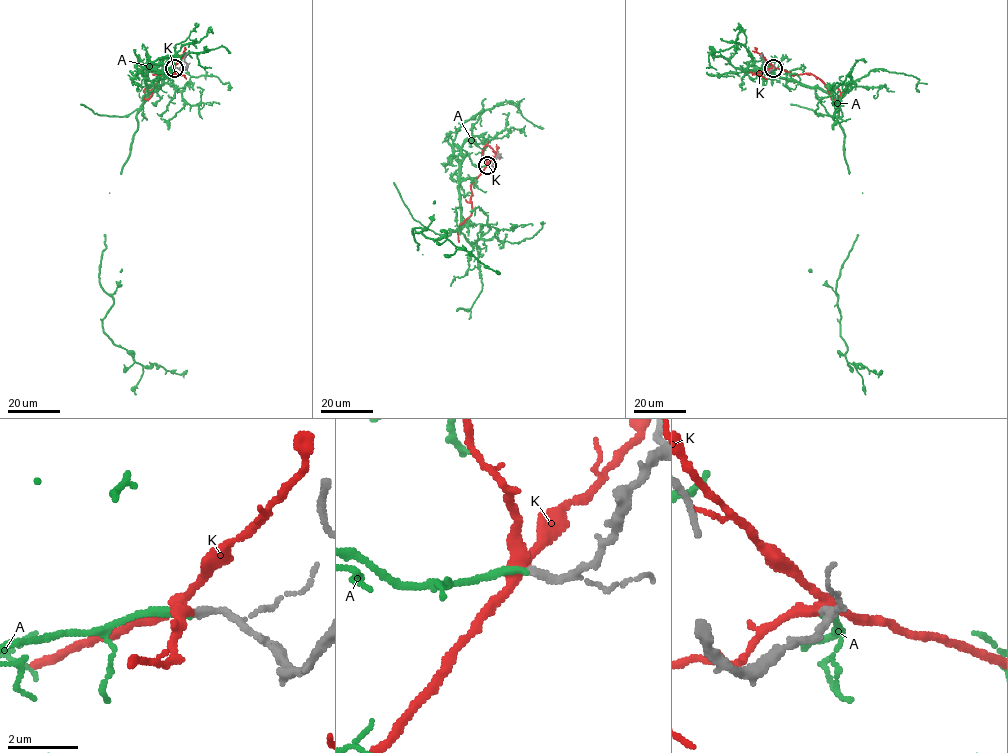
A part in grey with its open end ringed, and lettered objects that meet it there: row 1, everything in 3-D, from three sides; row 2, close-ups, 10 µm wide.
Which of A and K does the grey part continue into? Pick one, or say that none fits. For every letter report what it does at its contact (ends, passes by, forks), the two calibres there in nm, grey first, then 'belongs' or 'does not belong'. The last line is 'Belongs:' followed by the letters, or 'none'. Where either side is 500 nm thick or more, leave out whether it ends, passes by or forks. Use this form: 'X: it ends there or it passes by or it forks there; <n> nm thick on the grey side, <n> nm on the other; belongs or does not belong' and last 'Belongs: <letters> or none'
A: it ends there; 220 nm thick on the grey side, 170 nm on the other; belongs
K: it forks there; 220 nm thick on the grey side, 320 nm on the other; does not belong
Belongs: A

